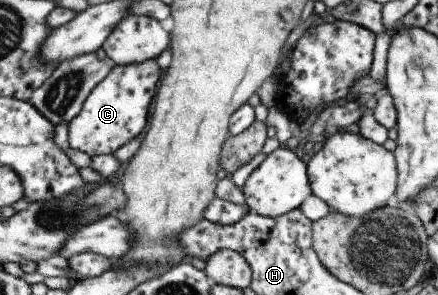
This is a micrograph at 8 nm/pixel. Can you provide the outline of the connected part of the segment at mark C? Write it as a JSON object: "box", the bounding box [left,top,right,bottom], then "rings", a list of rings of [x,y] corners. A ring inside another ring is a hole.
{"box":[67,59,162,156],"rings":[[[155,59],[113,65],[108,74],[88,93],[80,112],[67,122],[69,146],[88,156],[112,155],[123,144],[142,135],[161,75],[162,69],[158,67]]]}

